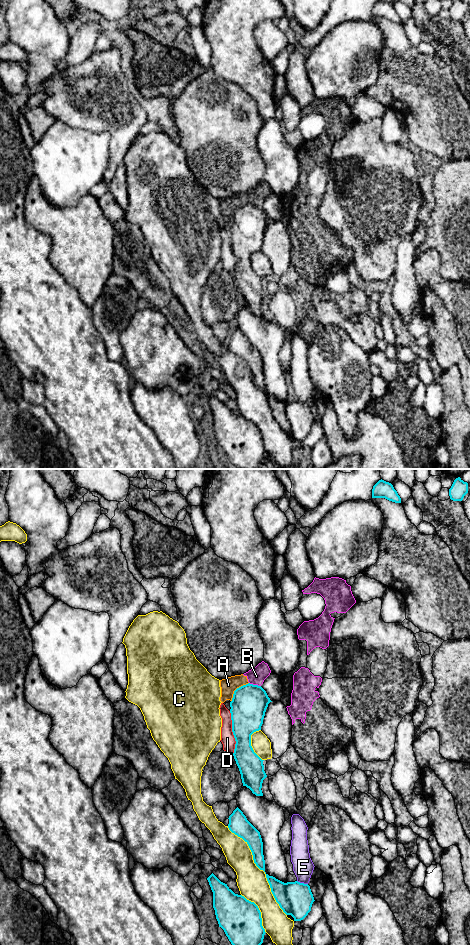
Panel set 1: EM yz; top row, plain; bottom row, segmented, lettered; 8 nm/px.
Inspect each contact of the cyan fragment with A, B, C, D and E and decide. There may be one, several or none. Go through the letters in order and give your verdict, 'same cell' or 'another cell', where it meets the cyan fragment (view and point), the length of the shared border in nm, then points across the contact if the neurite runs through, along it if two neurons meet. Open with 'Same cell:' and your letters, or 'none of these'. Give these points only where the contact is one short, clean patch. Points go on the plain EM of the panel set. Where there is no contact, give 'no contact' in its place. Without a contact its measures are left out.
Same cell: none of these
A: another cell; meets cyan in yz at (236, 209); contact 220 nm long
B: another cell; meets cyan in yz at (255, 205); contact 100 nm long; border along yz (249, 202), (260, 206)
C: another cell; meets cyan in yz at (261, 389); contact 850 nm long
D: another cell; meets cyan in yz at (232, 251); contact 340 nm long
E: another cell; meets cyan in yz at (302, 403); contact 90 nm long

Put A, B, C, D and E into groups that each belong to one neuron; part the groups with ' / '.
A B / C / D / E

